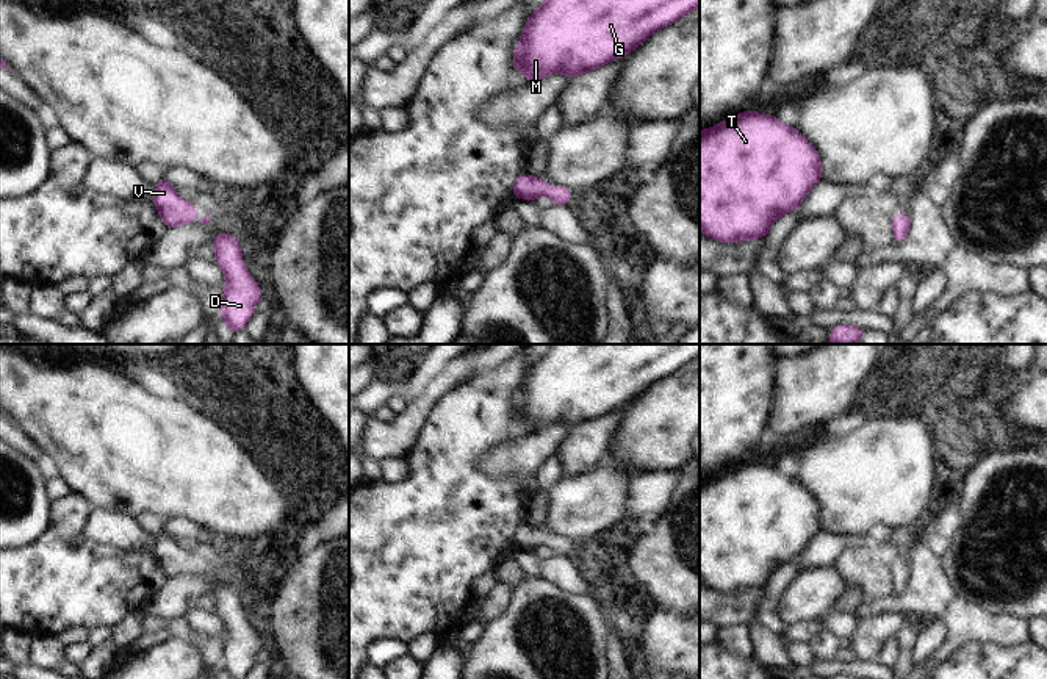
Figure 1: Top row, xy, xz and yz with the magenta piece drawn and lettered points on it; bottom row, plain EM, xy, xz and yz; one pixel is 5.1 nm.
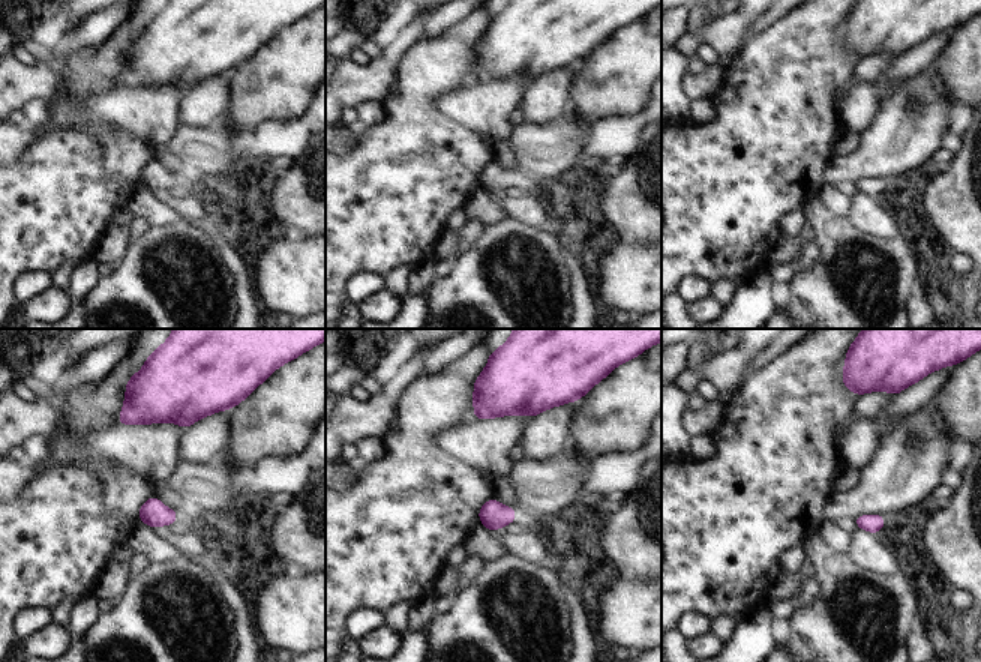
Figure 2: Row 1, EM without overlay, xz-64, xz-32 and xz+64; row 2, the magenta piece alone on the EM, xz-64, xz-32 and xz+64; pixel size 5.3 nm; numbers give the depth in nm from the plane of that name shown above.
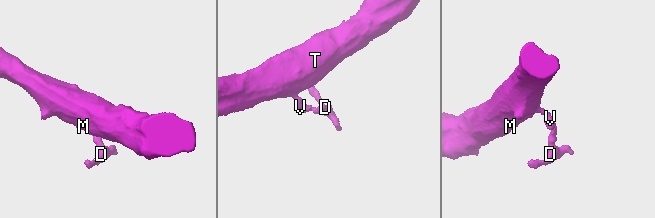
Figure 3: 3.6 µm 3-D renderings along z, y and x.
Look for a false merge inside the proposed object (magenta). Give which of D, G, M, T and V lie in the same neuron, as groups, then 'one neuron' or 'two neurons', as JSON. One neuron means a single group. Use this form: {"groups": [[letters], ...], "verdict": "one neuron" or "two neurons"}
{"groups": [["D", "G", "M", "T", "V"]], "verdict": "one neuron"}

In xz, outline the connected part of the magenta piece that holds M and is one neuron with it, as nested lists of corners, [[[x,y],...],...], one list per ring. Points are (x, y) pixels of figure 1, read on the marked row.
[[[546,0],[524,25],[513,52],[513,67],[523,72],[529,83],[554,72],[573,78],[624,58],[648,34],[698,6],[700,0]]]

